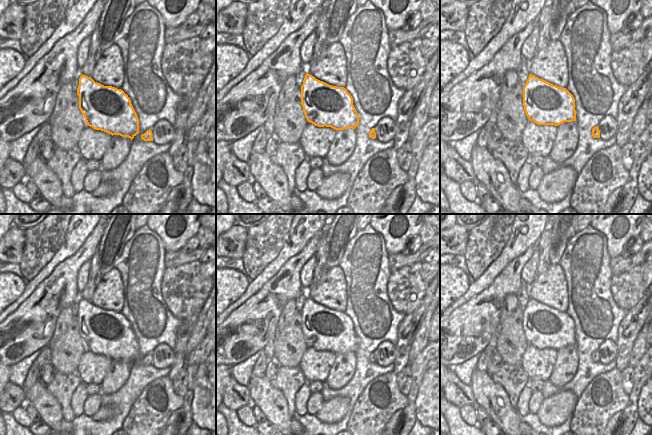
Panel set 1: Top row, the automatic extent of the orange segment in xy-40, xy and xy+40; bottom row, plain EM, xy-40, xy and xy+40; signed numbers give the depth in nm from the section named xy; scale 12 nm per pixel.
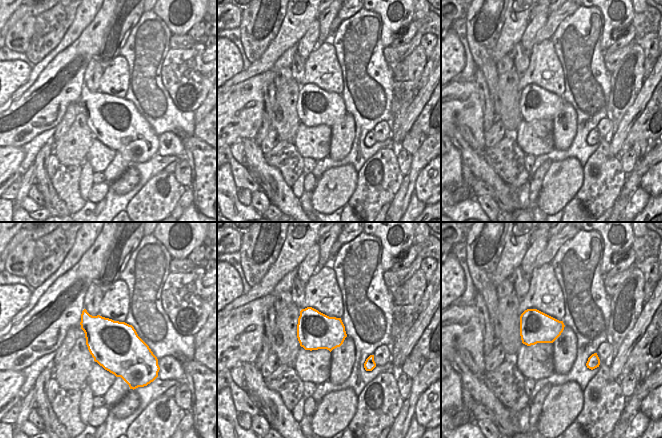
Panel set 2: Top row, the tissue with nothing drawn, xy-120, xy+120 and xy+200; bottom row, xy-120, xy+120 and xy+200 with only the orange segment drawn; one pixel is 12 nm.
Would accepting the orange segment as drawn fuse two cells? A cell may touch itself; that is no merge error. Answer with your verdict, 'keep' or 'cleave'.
keep

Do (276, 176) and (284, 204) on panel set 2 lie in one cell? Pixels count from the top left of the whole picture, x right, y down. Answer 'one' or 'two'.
one

